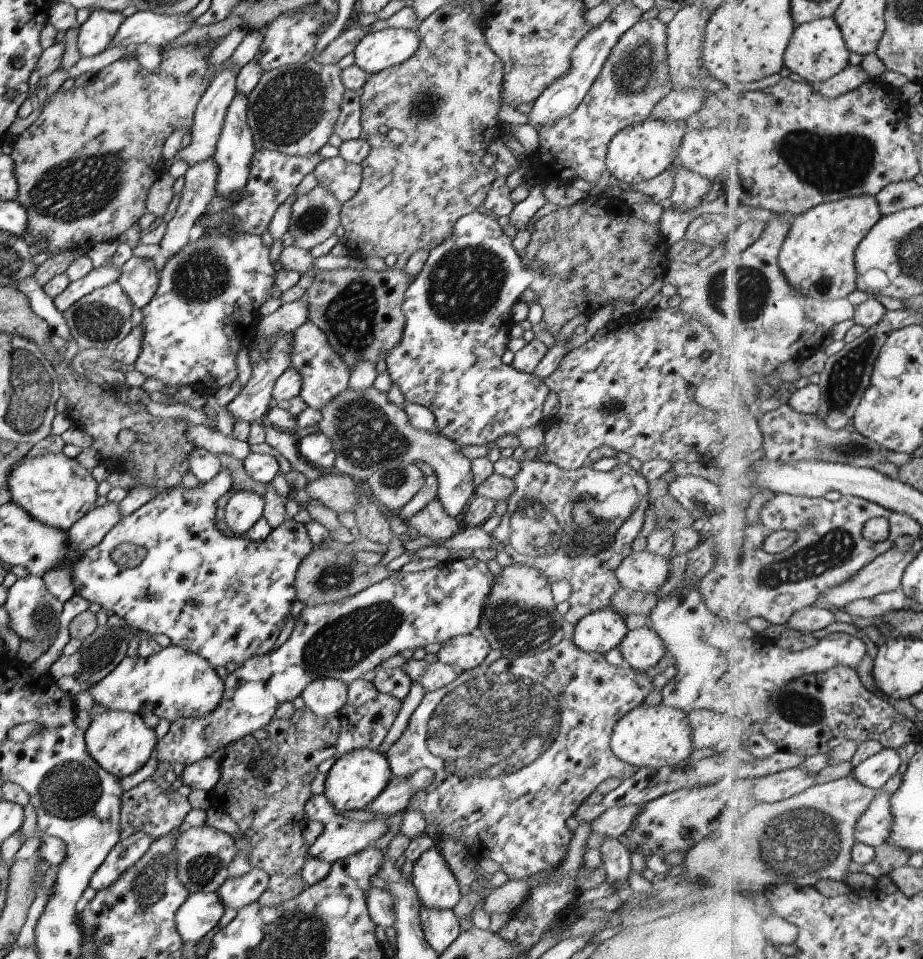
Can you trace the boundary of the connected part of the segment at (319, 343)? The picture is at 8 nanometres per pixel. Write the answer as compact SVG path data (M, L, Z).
M309 319L290 332L292 343L289 353L289 368L298 371L301 377L299 396L307 407L319 410L328 400L345 390L348 384L348 368L329 346L323 332Z

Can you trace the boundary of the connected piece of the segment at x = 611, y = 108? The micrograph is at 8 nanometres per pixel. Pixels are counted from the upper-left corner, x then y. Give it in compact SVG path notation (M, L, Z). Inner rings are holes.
M657 18L639 19L617 39L612 51L580 103L567 116L536 128L536 151L524 162L545 187L553 180L564 186L574 178L605 186L612 182L606 169L607 145L622 128L642 123L665 95L672 93L666 63L666 27Z

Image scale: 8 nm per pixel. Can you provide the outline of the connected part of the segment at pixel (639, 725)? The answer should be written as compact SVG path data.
M661 702L654 706L641 704L617 720L610 736L609 746L615 757L636 768L672 767L688 760L693 750L691 727L686 713L682 710L665 706Z

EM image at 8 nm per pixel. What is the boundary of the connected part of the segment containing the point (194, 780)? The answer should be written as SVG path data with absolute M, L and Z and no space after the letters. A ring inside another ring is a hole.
M207 757L194 763L185 765L180 780L191 790L210 791L219 780L220 770L217 761Z

